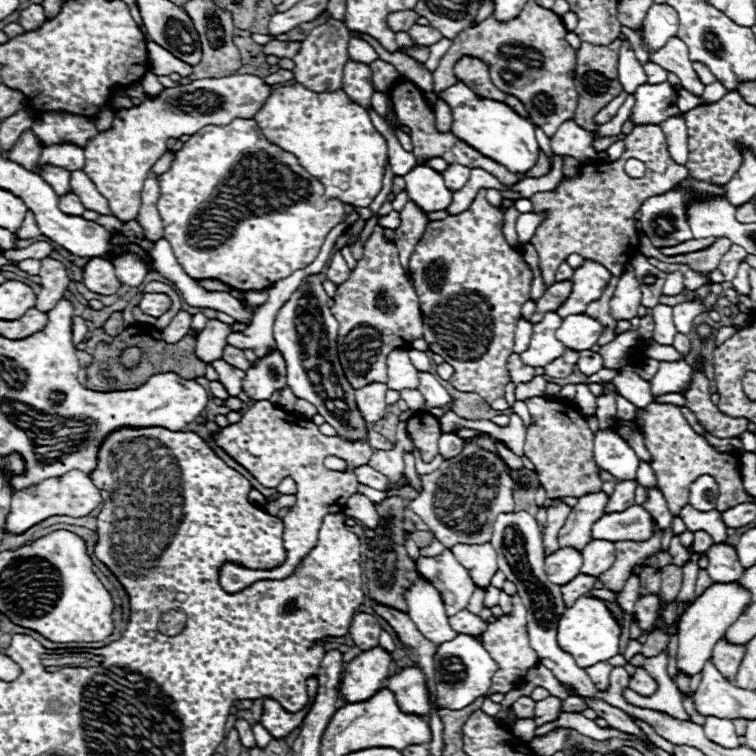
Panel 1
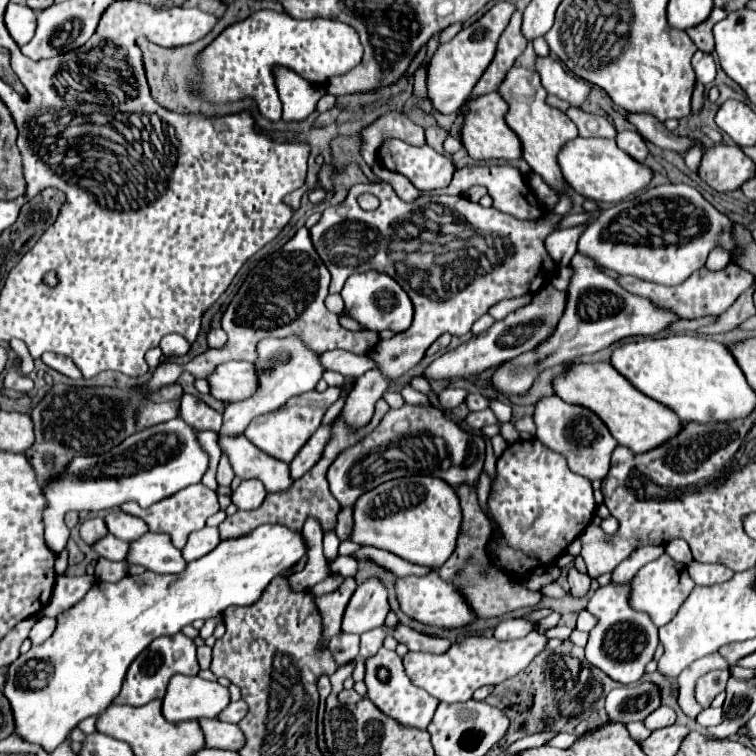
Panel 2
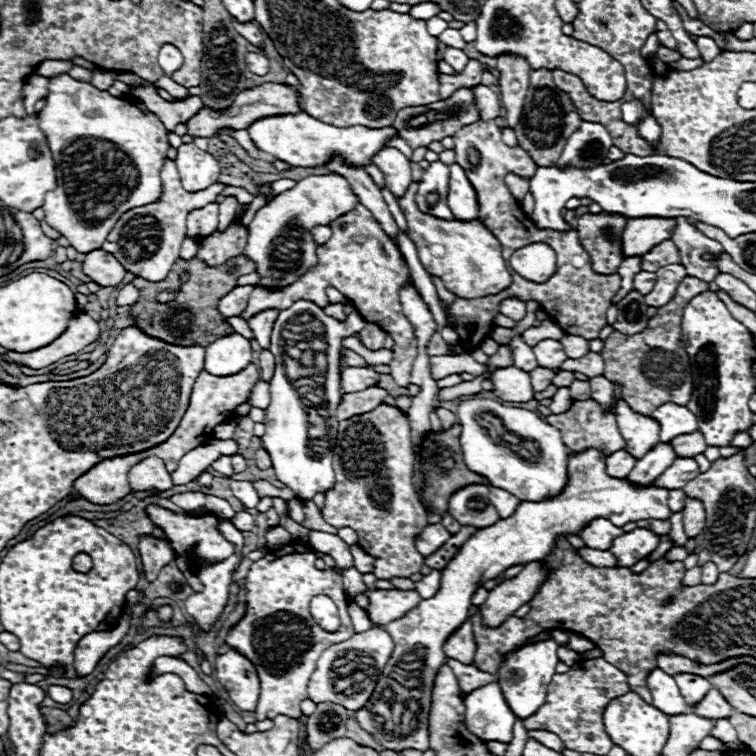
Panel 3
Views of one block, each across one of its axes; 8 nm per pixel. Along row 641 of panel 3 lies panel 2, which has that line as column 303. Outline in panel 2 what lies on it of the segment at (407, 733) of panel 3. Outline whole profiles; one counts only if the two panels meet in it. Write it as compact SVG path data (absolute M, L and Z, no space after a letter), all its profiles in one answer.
M346 380L344 386L328 386L324 392L316 392L316 390L310 390L310 392L304 392L304 394L298 394L294 398L290 398L284 406L280 406L278 410L272 410L268 414L262 414L258 418L254 418L250 422L250 426L246 428L244 436L254 444L258 446L262 452L266 452L268 456L274 456L286 464L290 464L294 460L294 456L298 454L298 450L308 442L308 438L316 432L316 428L320 426L326 410L346 392L350 392L352 388L352 382Z

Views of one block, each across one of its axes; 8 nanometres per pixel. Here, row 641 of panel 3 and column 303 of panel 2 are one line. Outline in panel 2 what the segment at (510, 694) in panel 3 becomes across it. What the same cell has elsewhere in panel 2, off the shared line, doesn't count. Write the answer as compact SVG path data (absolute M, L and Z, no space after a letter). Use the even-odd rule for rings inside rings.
M264 524L248 536L220 542L210 554L188 562L186 570L176 576L144 572L140 576L124 576L118 582L96 582L78 604L58 614L58 626L44 644L32 646L26 654L20 654L10 666L8 680L2 692L12 704L16 732L28 742L42 744L42 748L46 750L54 750L54 746L68 738L70 730L80 720L94 714L102 714L112 704L112 700L122 688L122 680L126 676L128 666L144 648L150 646L152 640L164 634L176 634L194 620L220 616L228 606L256 604L262 598L268 584L278 574L294 566L304 554L306 546L302 534L292 532L280 524ZM46 664L52 664L50 674L46 674Z

